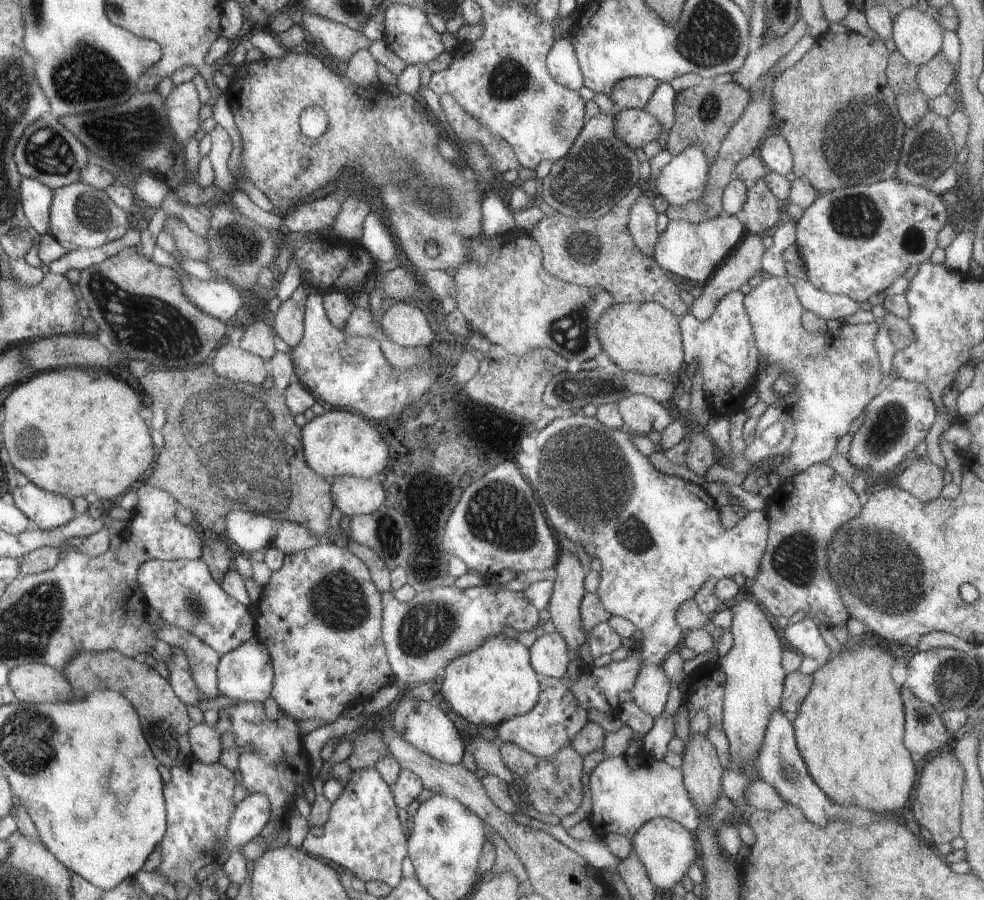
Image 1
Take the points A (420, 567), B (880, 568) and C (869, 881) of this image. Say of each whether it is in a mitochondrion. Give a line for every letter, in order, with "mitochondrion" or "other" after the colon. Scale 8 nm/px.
A: mitochondrion
B: mitochondrion
C: mitochondrion

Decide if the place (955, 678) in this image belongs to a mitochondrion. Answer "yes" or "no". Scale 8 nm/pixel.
yes

